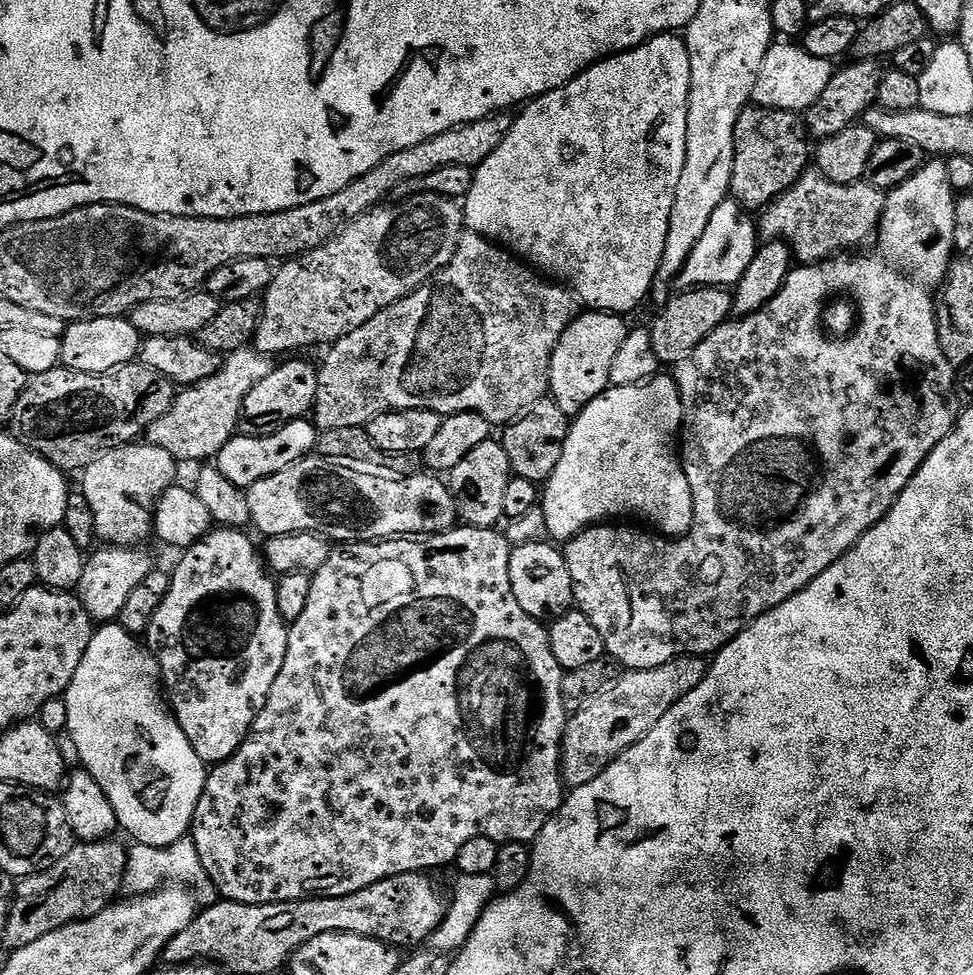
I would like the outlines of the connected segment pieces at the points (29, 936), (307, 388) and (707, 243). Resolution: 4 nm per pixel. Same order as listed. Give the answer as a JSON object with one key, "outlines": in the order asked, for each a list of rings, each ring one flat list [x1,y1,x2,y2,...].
{"outlines":[[[109,838,89,844,77,843,70,854,54,866,23,877,17,883,20,885,16,888,16,901,11,901,6,930,2,933,8,950,30,946,30,942,38,942,38,938,46,938,46,934,54,930,102,914,102,910,106,910,121,895,124,886,128,848,118,841]],[[288,358,277,363,266,378,262,378,246,394,244,405,240,407,239,431,246,436,264,436,274,428,289,424,291,420,307,417,316,407,318,394,318,378,320,373,317,365,308,360]],[[731,198,720,203,718,210,710,214,710,222,702,238,698,238,686,266,680,271,678,284,681,289,728,288,739,284,758,247,758,224,748,216,751,215,745,208]]]}

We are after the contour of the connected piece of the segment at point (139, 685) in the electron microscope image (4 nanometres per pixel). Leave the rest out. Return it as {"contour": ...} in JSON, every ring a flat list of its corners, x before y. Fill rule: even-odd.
{"contour":[[105,623,93,631,90,646,86,646,86,654,82,654,82,662,78,662,78,674,74,674,68,691,64,693,62,698,66,702,66,710,68,711,67,730,73,735,75,745,78,746,83,771,89,772,94,778,94,782,98,782,98,786,102,786,106,798,110,798,110,806,114,806,117,825,123,831,125,828,133,836,131,839,135,843,145,844,146,846,161,848,185,839,192,826,194,810,198,810,198,798,202,798,202,790,208,780,208,772,202,758,198,758,198,754,194,754,194,746,190,746,190,738,186,738,182,726,176,720,176,715,172,713,165,693,162,691,160,667,156,657,148,651,147,647,137,637,132,636,125,628,120,627,119,623]]}

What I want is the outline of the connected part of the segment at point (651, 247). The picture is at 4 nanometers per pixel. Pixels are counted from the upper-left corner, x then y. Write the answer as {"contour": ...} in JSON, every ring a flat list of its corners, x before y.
{"contour":[[657,34,651,40,639,44,637,48,630,48,626,52,617,52,614,56,597,60,591,68,586,69,580,76,576,76,566,86,548,92,544,96,536,97,521,111,525,111,521,116,517,115,513,119,510,134,506,134,502,146,498,146,498,150,494,150,494,154,490,154,490,158,486,158,486,162,482,162,480,167,475,169,476,177,470,186,470,194,464,197,462,201,467,231,477,232,479,236,485,236,490,241,499,242,505,249,511,250,519,259,531,265,533,269,539,270,551,277,553,281,571,288,589,309,597,312,629,314,628,312,634,311,644,299,647,301,652,291,652,283,656,281,658,266,662,262,662,254,666,250,666,234,670,230,670,214,674,210,674,194,678,194,678,178,682,178,682,166,686,166,686,118,688,117,688,95,690,94,690,54,688,53,687,43,681,37,679,40,678,37,679,35,676,34]]}

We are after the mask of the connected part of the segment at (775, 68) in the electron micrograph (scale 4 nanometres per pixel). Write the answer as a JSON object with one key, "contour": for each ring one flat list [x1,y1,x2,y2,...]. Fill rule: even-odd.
{"contour":[[773,43,766,58,762,58,762,70,758,70,758,82,754,82,751,103,761,108,803,114,810,106,814,106,814,102,818,102,822,90,830,86,833,71,833,61,814,58,814,54,807,52,799,43]]}

